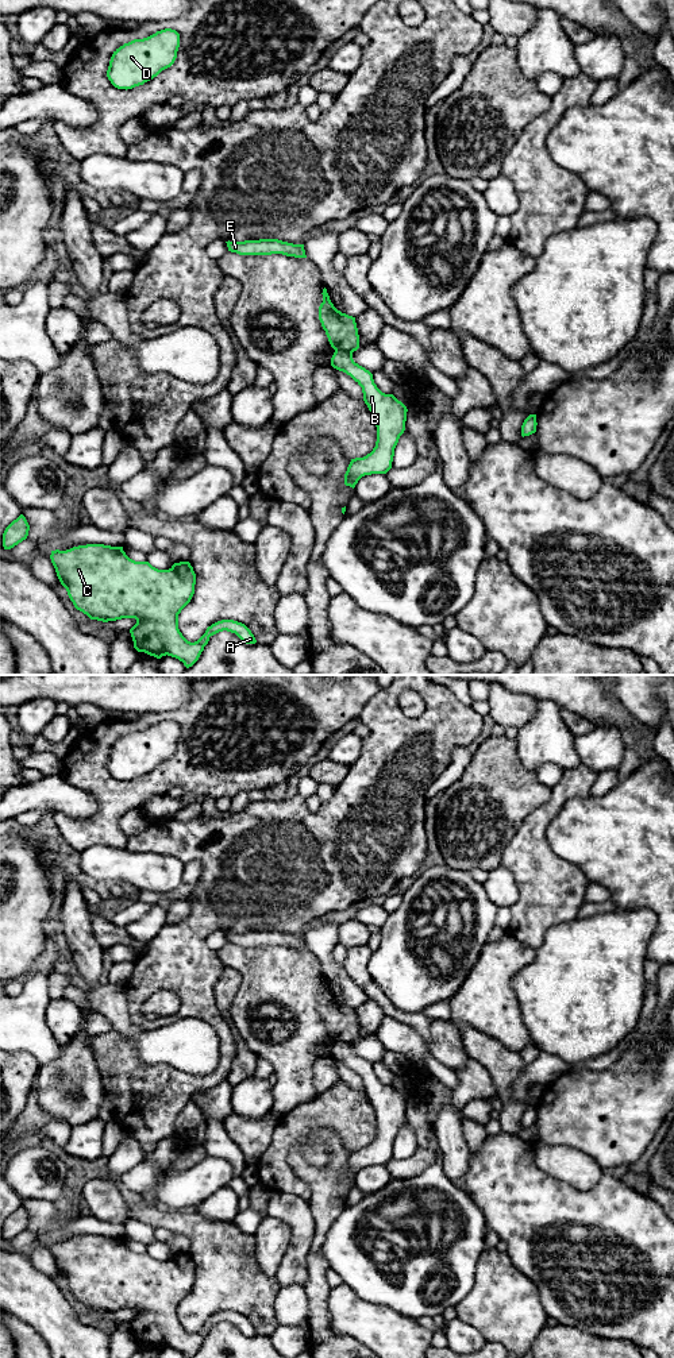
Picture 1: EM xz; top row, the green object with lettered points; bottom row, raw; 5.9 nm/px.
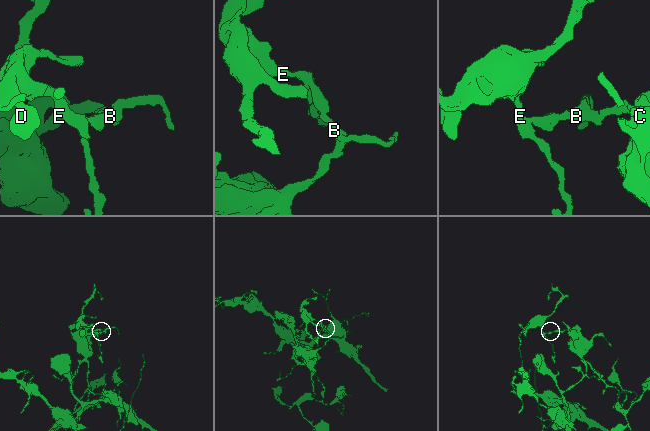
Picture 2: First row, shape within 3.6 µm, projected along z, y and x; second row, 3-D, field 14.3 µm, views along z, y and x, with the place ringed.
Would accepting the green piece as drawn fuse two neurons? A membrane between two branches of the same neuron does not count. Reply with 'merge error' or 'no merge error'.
merge error

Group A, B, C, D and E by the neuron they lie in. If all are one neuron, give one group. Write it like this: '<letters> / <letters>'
A B C / D E

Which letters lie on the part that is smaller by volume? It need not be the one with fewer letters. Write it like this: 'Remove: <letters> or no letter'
Remove: D, E

